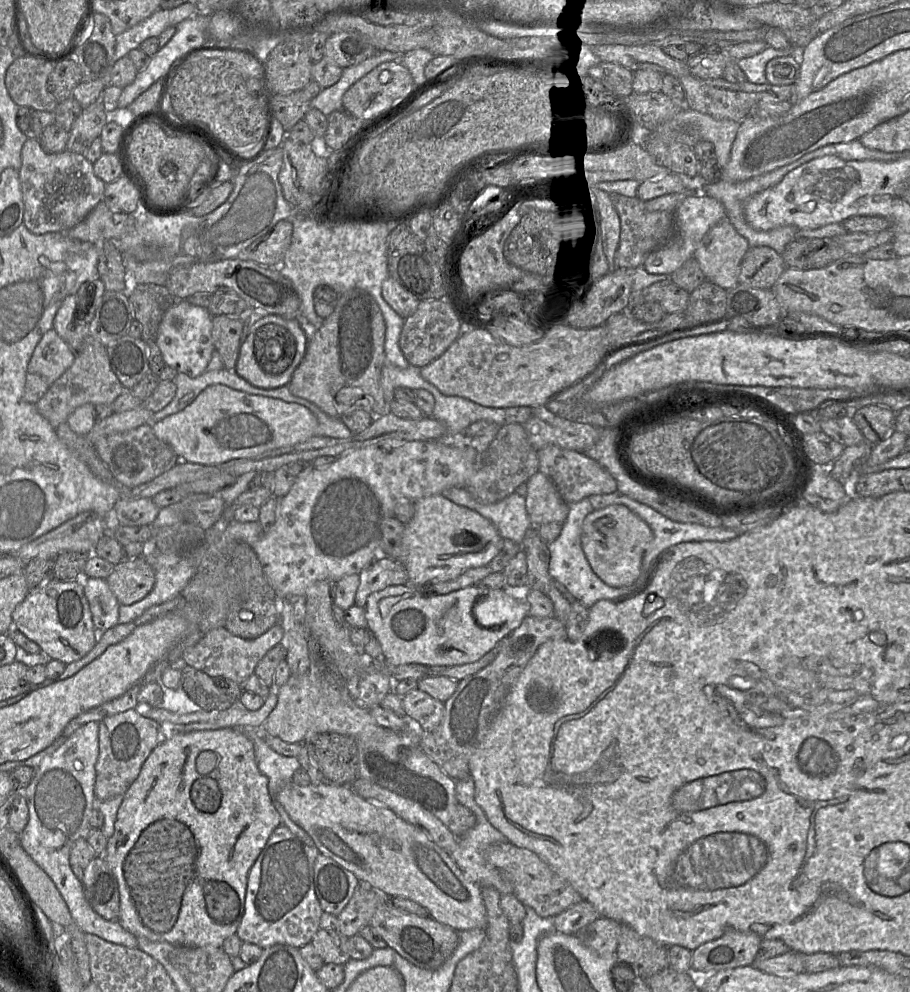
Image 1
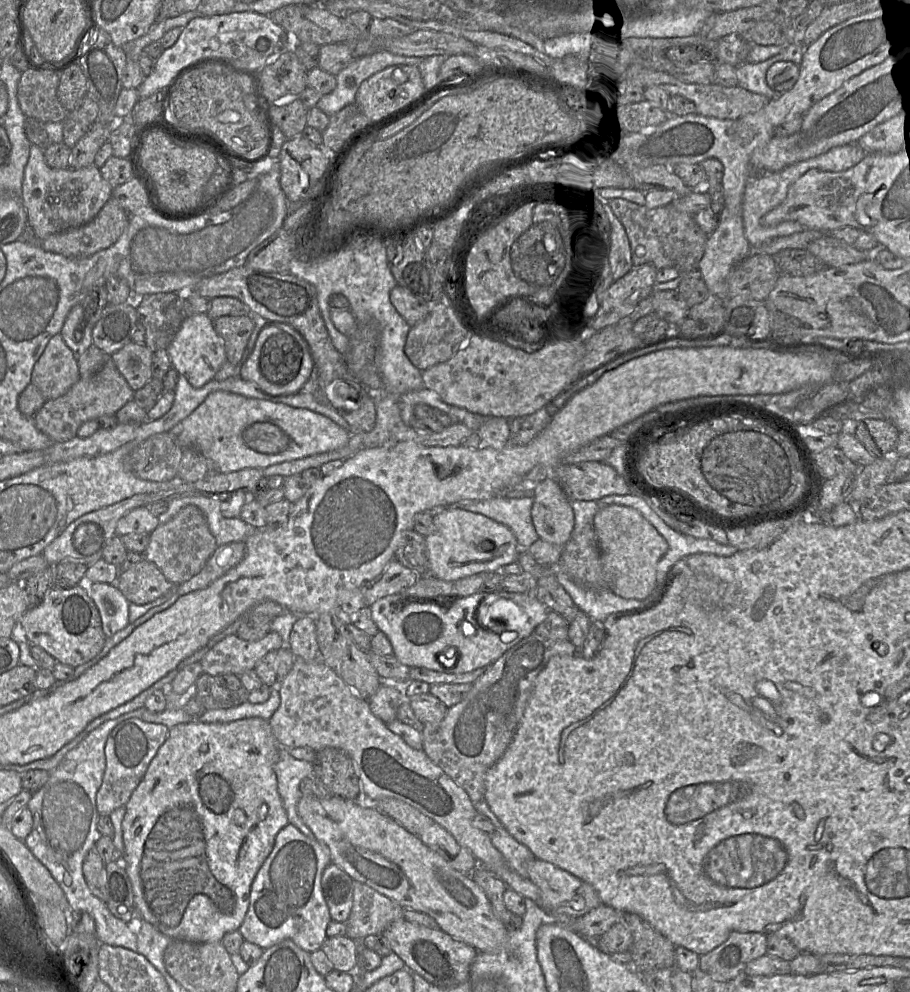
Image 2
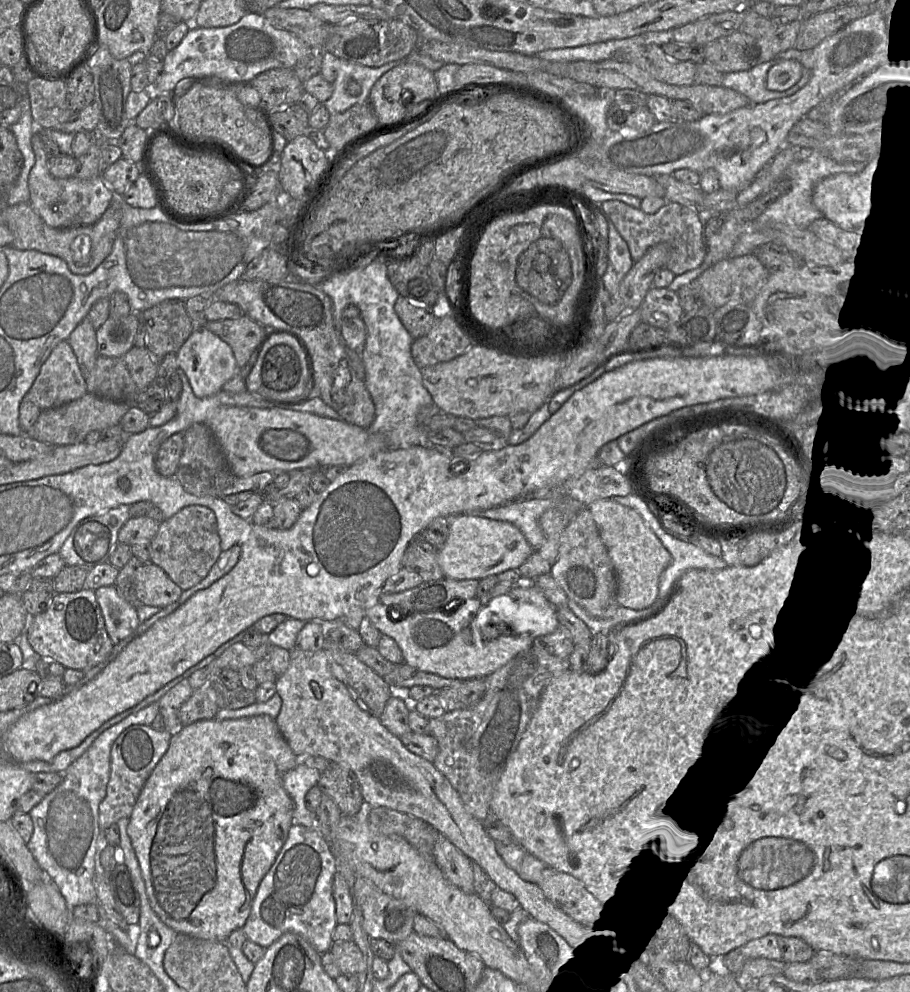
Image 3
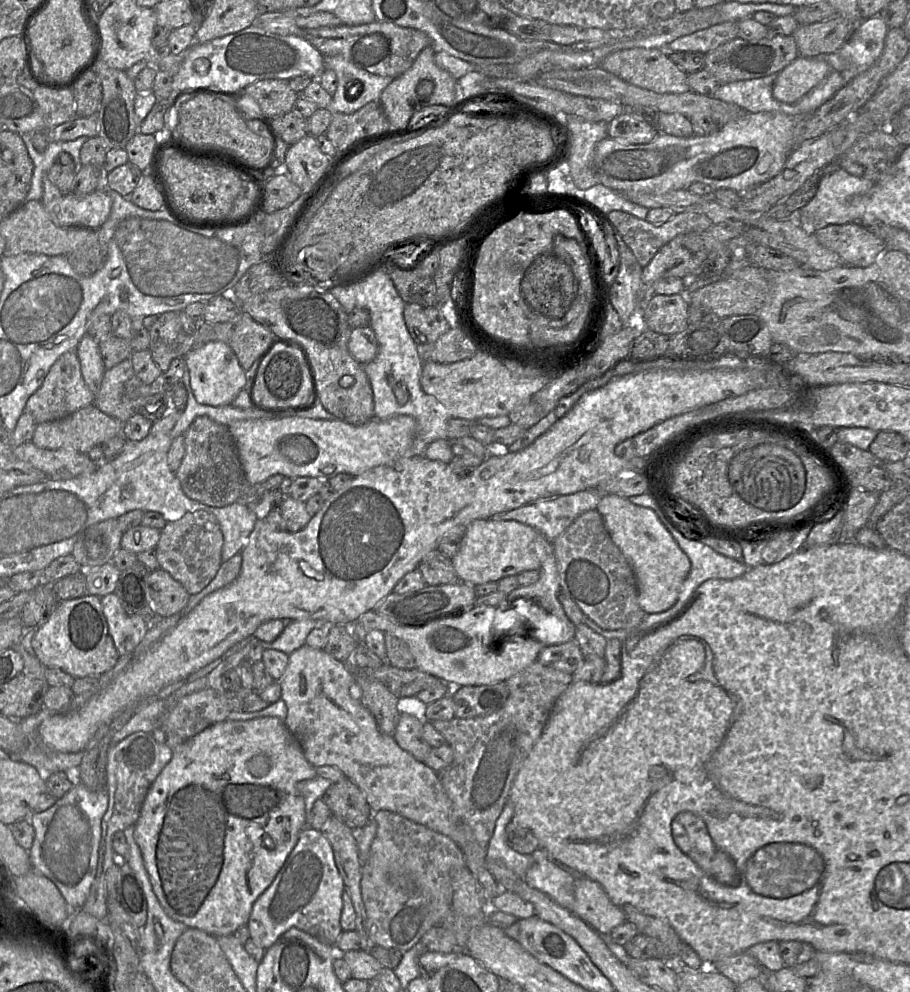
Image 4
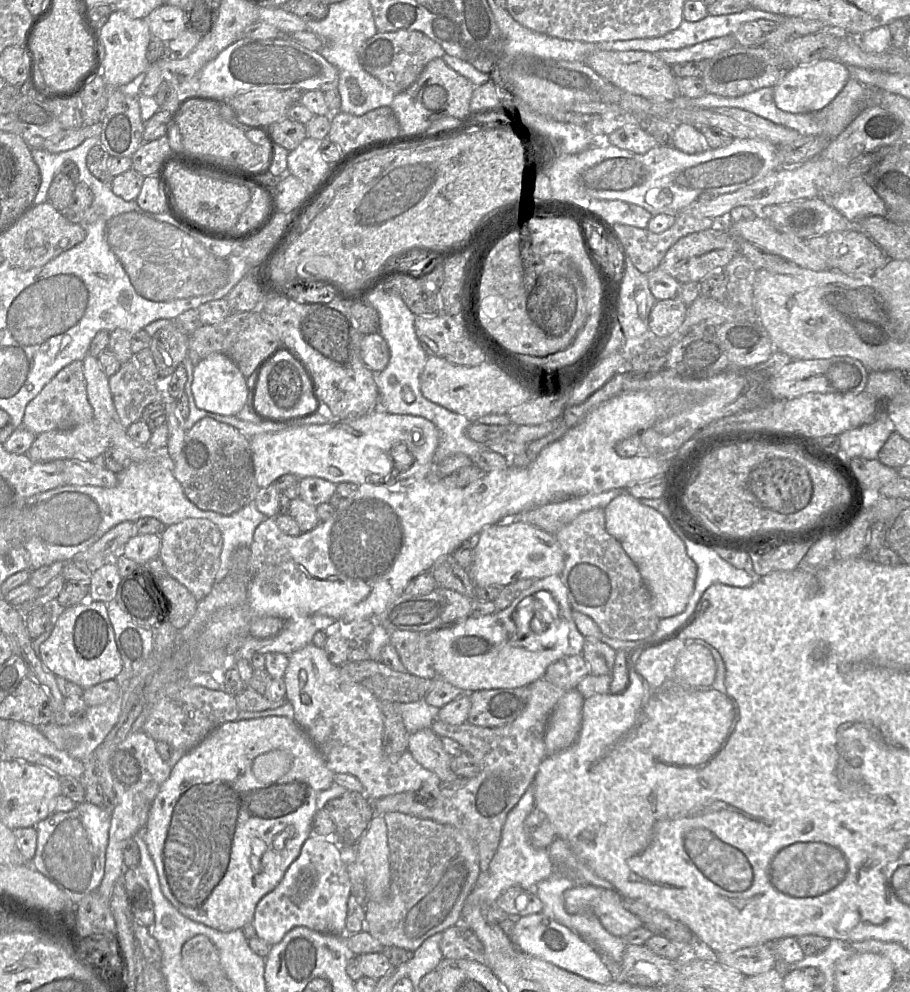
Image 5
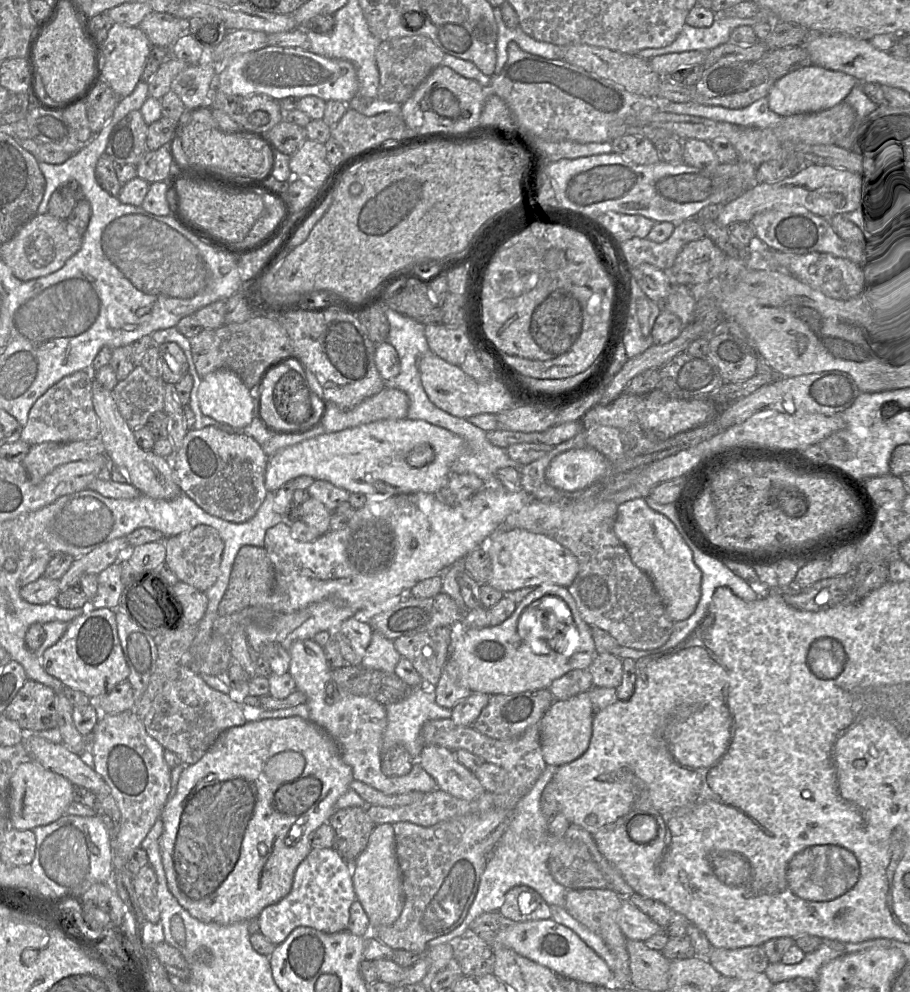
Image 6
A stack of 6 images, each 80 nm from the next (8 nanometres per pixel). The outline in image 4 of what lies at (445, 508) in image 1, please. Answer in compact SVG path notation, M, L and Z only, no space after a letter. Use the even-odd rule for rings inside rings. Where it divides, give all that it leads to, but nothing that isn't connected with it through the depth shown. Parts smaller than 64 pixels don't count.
M477 519L467 525L451 561L459 579L465 583L474 586L498 582L506 576L540 569L548 555L554 553L554 541L546 540L534 528L517 521Z

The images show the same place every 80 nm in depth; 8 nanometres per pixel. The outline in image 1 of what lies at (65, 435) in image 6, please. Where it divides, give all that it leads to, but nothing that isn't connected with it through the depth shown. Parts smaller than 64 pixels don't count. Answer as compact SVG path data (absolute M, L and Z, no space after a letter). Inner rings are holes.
M53 328L35 347L28 372L40 375L51 385L73 365L74 360L75 352Z

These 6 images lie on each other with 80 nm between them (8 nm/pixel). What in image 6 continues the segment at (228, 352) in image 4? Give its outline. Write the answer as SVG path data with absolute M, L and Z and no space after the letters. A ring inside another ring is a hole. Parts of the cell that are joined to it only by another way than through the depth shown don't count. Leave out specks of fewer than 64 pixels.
M219 369L202 377L197 396L206 416L236 429L243 430L255 417L250 389L230 370Z

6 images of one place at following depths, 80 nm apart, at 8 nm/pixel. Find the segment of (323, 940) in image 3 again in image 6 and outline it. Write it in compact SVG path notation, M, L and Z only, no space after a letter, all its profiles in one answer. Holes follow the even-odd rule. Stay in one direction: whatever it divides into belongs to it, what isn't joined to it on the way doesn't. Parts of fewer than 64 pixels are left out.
M333 848L311 849L296 869L290 893L258 916L260 932L274 945L283 943L297 927L335 934L348 930L350 908L356 900L352 870Z

